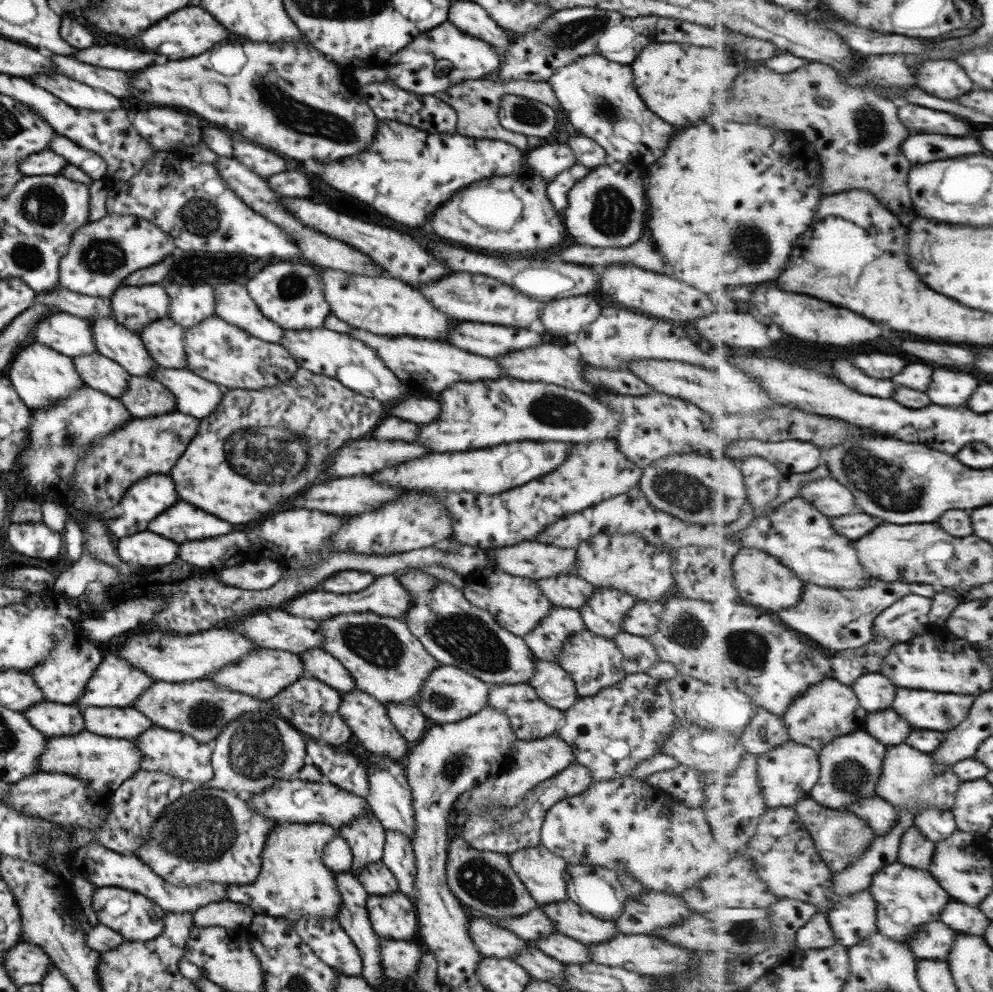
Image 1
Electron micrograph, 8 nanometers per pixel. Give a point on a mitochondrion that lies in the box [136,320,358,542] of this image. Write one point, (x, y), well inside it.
(287, 452)

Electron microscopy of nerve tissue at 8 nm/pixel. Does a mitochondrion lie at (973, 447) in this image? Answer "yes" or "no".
no

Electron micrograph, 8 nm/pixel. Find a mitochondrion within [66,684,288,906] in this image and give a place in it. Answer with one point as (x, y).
(201, 829)

